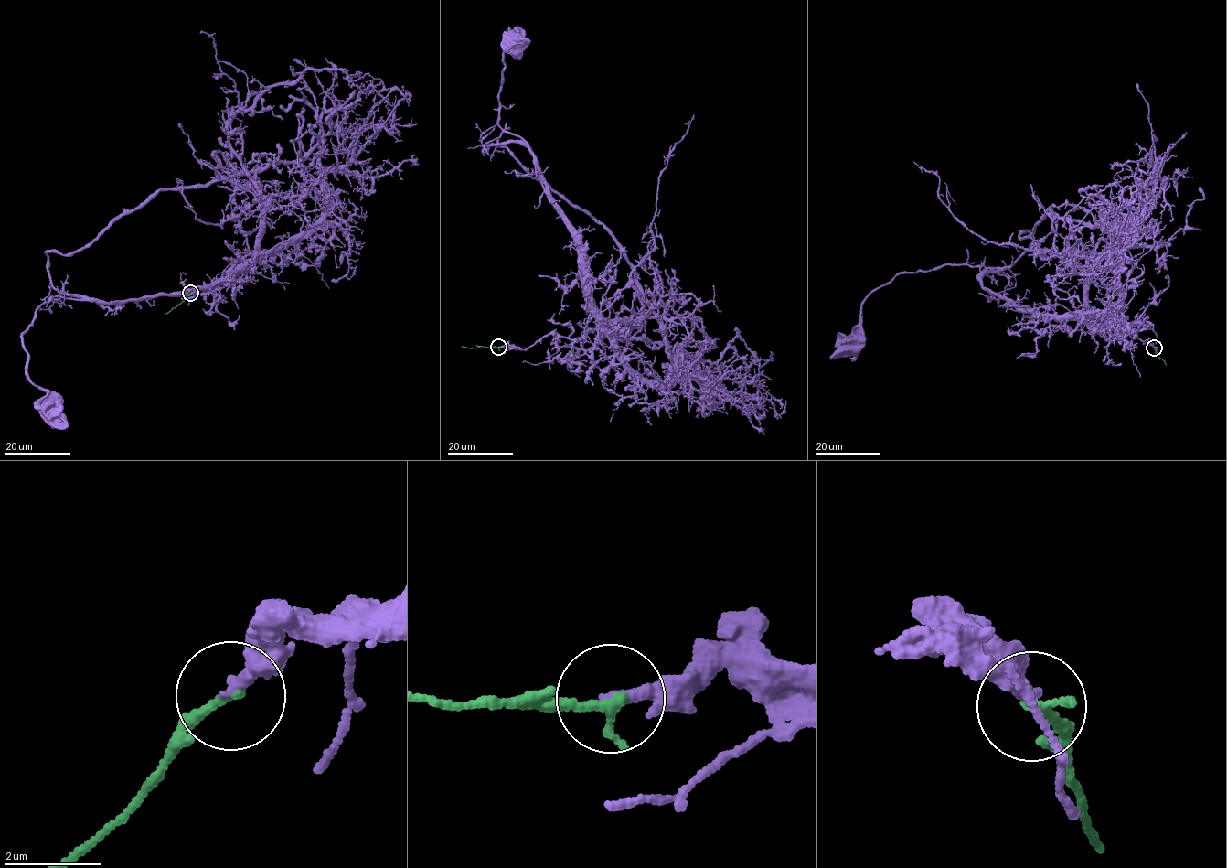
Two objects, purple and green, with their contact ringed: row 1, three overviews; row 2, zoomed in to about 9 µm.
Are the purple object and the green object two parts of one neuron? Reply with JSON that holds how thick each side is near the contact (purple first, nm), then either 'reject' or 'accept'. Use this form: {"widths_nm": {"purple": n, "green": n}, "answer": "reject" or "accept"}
{"widths_nm": {"purple": 260, "green": 240}, "answer": "reject"}

